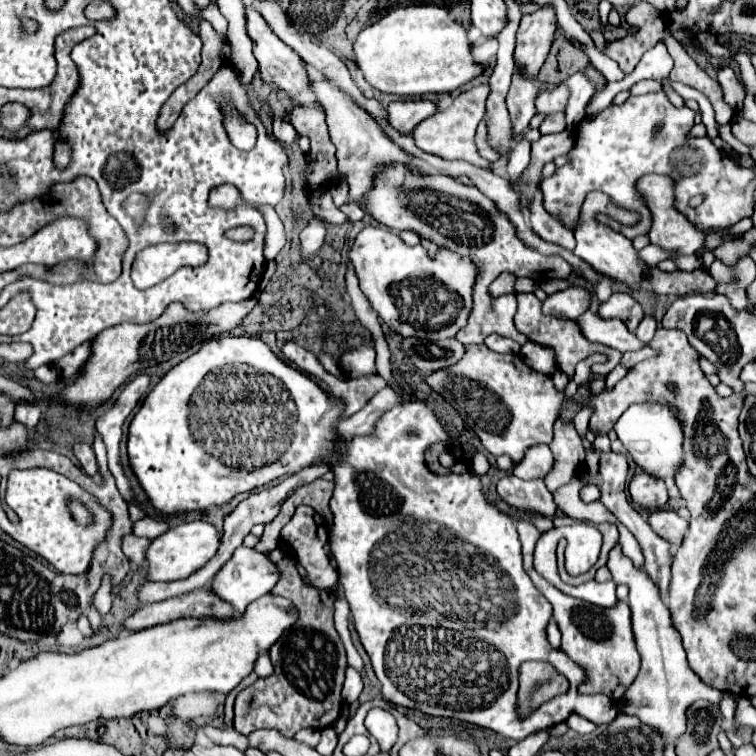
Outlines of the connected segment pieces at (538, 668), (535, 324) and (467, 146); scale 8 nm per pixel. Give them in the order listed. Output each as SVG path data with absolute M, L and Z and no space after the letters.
M528 661L521 664L519 668L519 690L518 696L518 713L521 719L528 716L544 701L548 701L557 695L566 693L569 683L563 675L558 673L549 663Z
M517 293L517 315L515 315L515 325L521 333L525 333L531 341L539 343L539 345L545 345L545 347L553 347L555 353L557 353L557 365L561 371L565 371L569 377L573 377L573 371L575 371L575 365L579 361L583 361L587 355L595 353L595 351L601 351L605 355L609 355L609 361L607 363L594 364L591 370L595 374L608 375L621 363L621 357L623 353L607 347L607 345L601 345L601 343L593 343L589 341L583 333L581 333L581 327L577 325L577 321L569 321L569 319L559 319L559 317L553 317L553 315L545 315L541 311L541 301L533 295L533 293Z
M487 83L477 85L477 87L461 93L459 97L455 97L455 101L447 109L437 111L435 115L431 115L423 123L419 123L419 127L415 127L415 131L413 131L417 147L425 153L439 155L443 159L463 159L463 161L469 161L471 165L491 169L491 161L483 159L475 145L475 129L477 129L479 121L485 117L485 101L489 97L489 91L491 89Z

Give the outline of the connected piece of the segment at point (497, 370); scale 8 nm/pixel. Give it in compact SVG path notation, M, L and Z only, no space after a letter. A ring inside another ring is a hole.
M485 343L467 345L465 357L455 367L449 367L449 371L435 371L431 375L425 375L425 381L459 411L467 427L477 433L483 447L495 457L509 455L515 459L515 463L519 463L525 457L525 451L529 447L549 445L553 441L553 421L557 417L557 409L561 407L565 395L553 385L551 377L529 369L519 355L515 357L515 355L495 353ZM451 373L465 377L469 381L479 381L479 383L451 383Z

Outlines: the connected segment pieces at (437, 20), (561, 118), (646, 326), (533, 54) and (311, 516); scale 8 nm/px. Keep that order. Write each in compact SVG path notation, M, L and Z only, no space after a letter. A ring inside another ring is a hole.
M419 5L391 11L379 23L373 23L359 33L355 41L355 57L361 73L365 75L371 87L395 95L425 95L455 91L457 87L469 83L471 79L483 73L483 65L477 63L471 55L467 29L463 29L457 21L451 21L449 11L437 5Z
M549 113L545 115L539 131L541 135L551 135L551 133L561 133L565 131L565 113Z
M645 315L645 319L639 323L639 327L637 327L635 333L639 335L639 339L643 339L645 343L649 343L651 337L653 337L653 333L655 333L655 329L657 329L657 319L653 315Z
M543 5L537 13L531 13L521 19L517 31L517 47L515 47L515 61L525 65L527 73L535 79L537 71L541 69L543 61L551 49L551 37L557 29L555 9Z
M299 505L293 519L283 527L281 531L281 541L287 543L297 555L299 555L299 563L307 569L309 573L309 581L313 587L317 589L331 589L337 585L337 565L331 561L331 549L329 549L329 539L327 535L321 535L321 525L323 521L317 521L315 517L315 509L309 505Z

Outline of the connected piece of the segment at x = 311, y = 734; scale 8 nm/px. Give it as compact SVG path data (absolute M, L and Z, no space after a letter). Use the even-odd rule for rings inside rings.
M303 729L303 731L299 731L293 739L295 739L295 741L303 741L303 743L307 743L309 747L317 747L317 743L319 743L319 735L321 735L321 731Z

